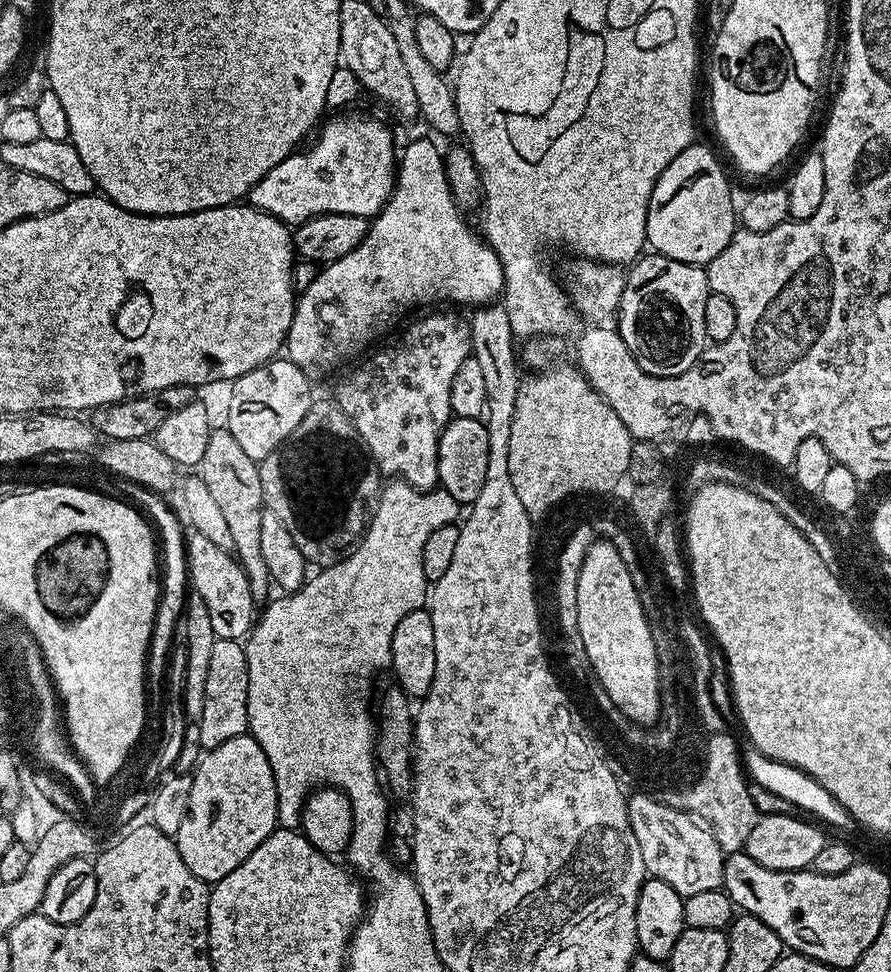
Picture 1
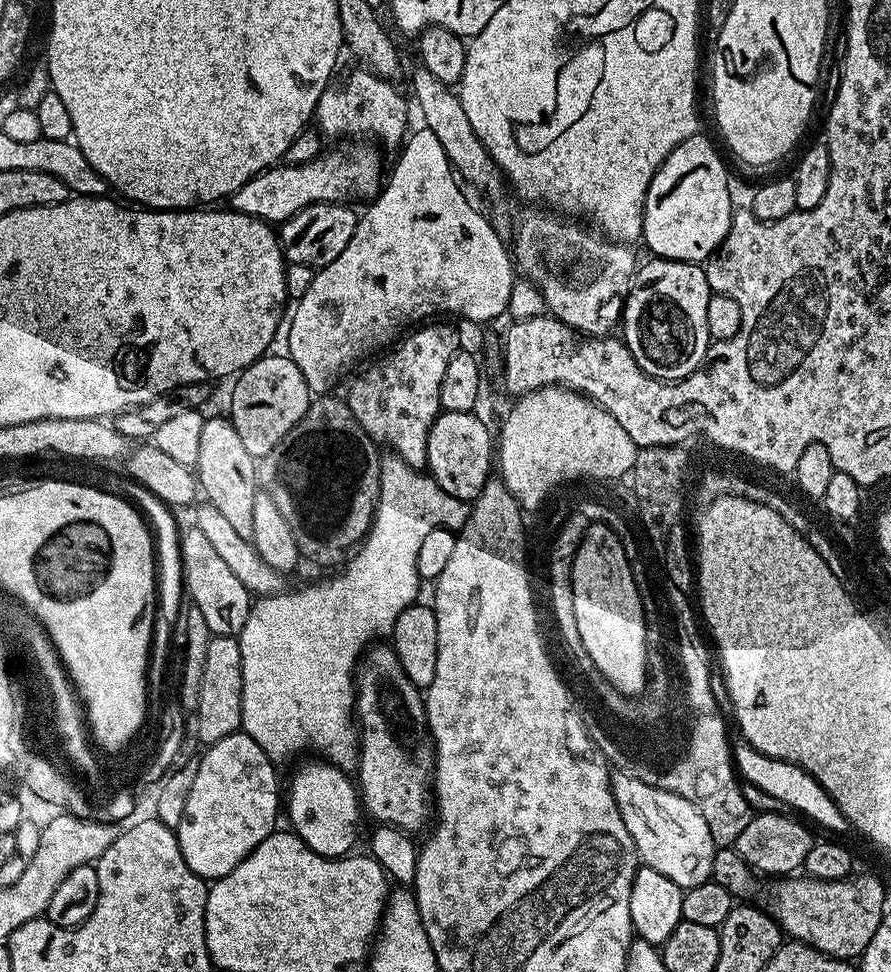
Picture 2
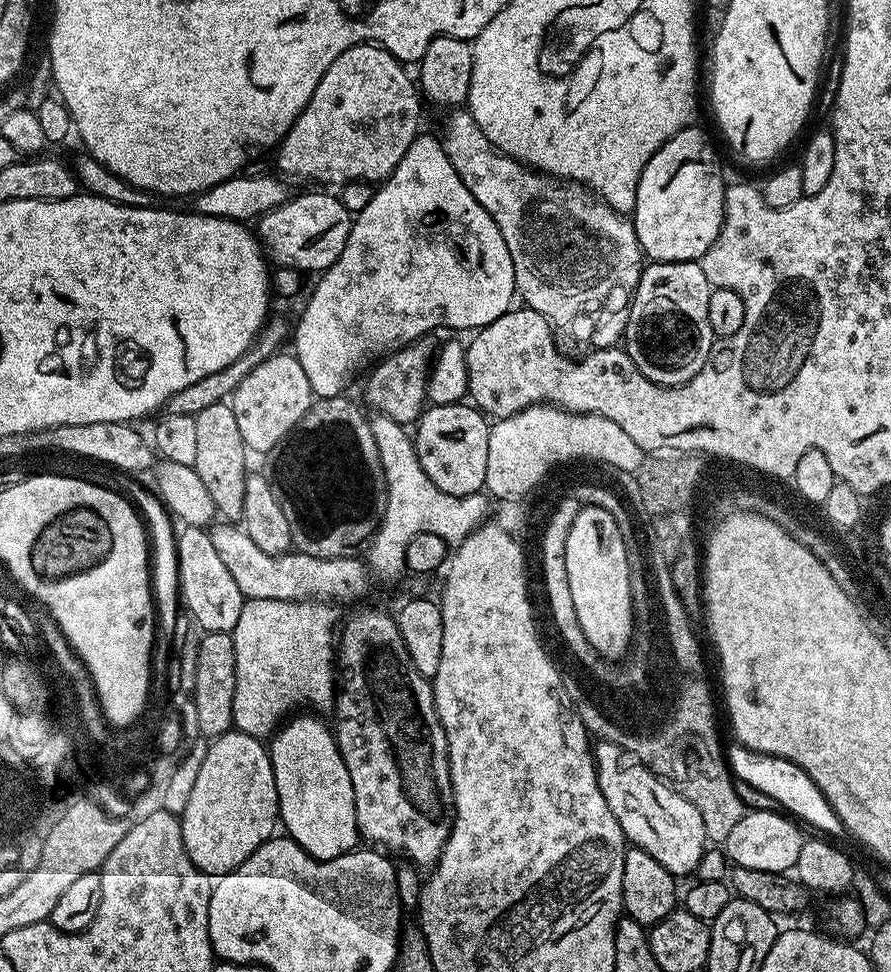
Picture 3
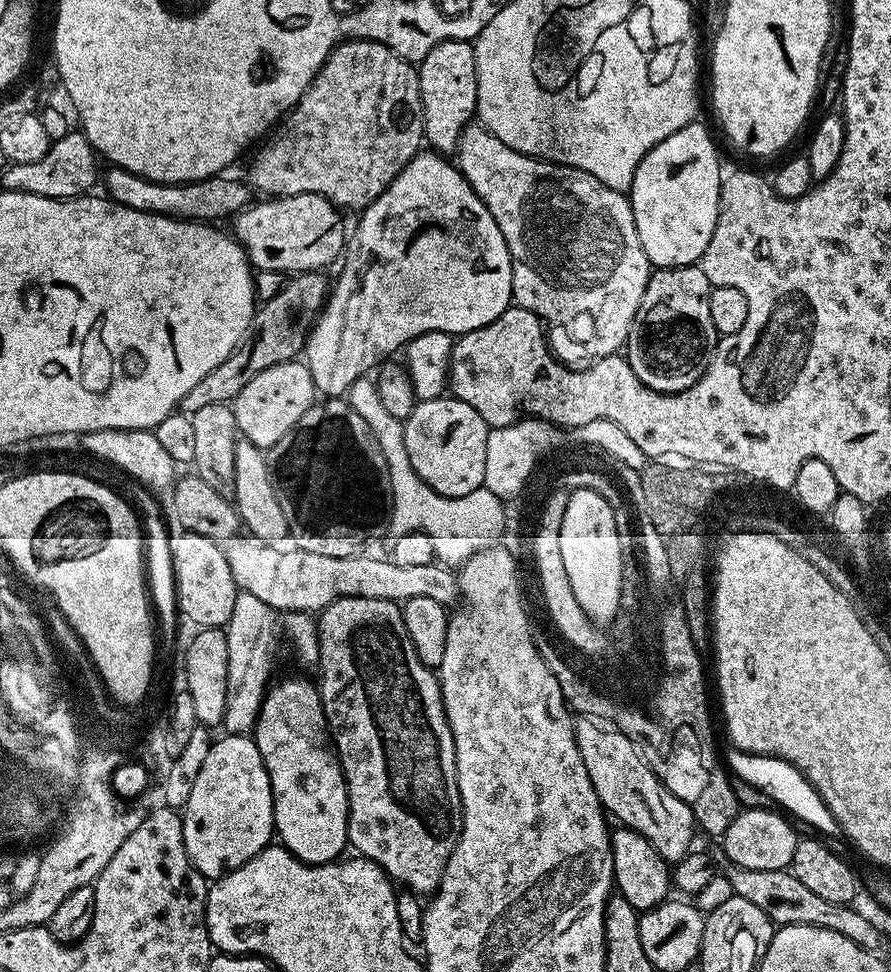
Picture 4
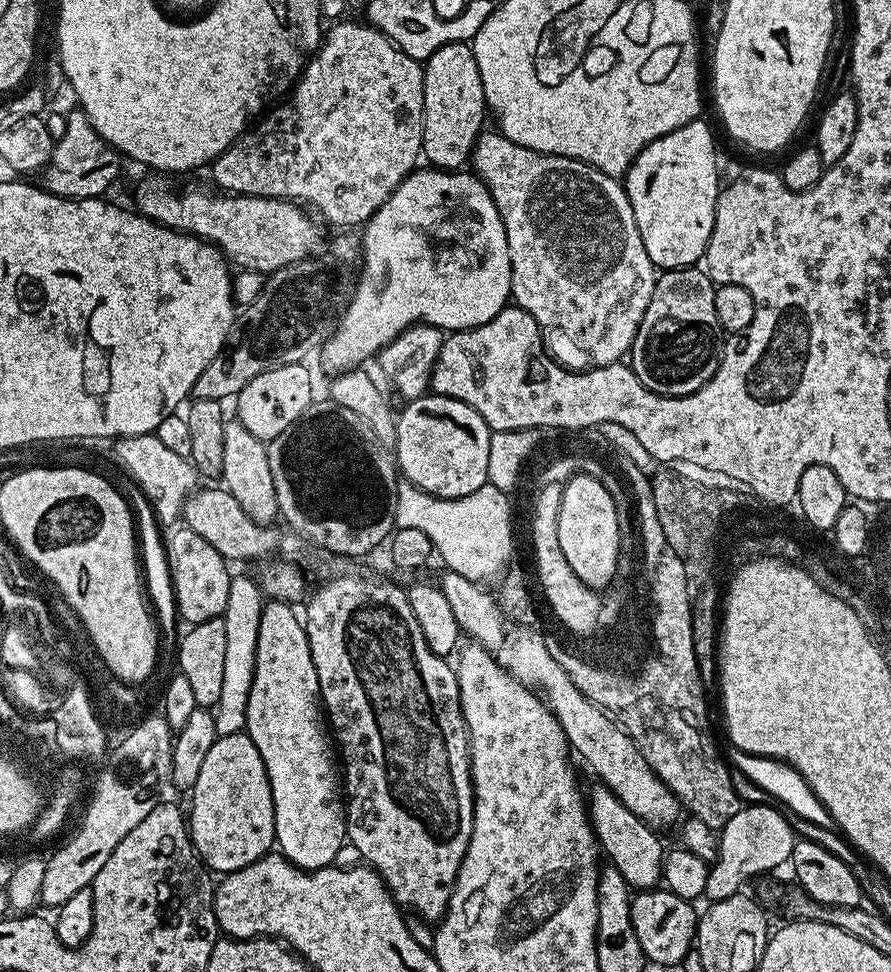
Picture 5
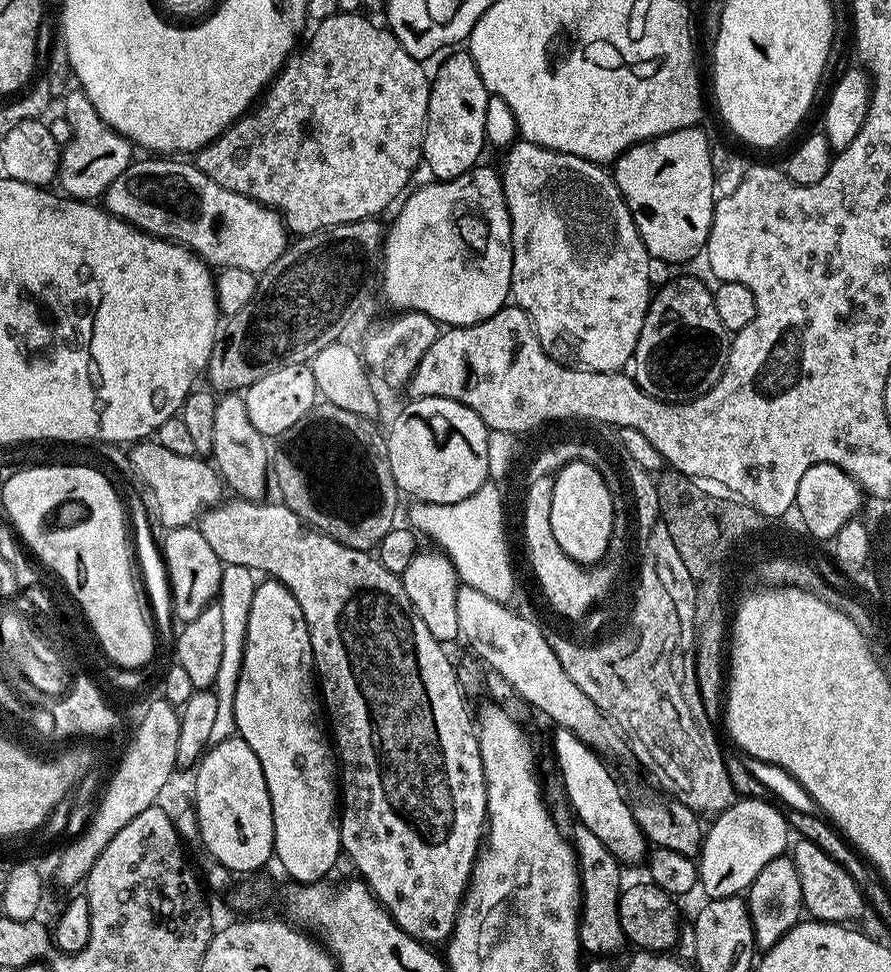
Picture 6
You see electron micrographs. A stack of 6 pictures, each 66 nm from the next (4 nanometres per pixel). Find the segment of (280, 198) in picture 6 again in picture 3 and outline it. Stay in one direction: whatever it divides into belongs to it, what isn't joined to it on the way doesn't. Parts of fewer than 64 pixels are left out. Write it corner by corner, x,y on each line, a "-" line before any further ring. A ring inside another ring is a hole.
375,43
355,44
337,52
334,62
330,62
330,70
322,74
322,82
318,82
310,102
275,149
281,174
296,180
317,180
320,186
344,184
347,180
387,180
421,131
422,96
408,72
404,64

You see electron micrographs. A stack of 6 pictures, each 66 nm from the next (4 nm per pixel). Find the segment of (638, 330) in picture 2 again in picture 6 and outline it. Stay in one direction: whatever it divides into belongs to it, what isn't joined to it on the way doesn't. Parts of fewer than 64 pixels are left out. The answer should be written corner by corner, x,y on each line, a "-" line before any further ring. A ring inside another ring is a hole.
680,276
651,297
648,313
642,322
642,334
638,338
634,357
634,379
646,394
668,404
685,404
706,394
722,378
728,361
730,333
722,324
715,309
713,289
692,276

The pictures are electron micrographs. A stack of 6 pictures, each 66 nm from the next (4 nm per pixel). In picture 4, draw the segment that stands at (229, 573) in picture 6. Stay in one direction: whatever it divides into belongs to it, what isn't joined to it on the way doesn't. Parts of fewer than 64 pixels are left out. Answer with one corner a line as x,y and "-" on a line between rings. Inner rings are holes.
237,591
234,614
226,626
230,674
226,690
226,714
222,725
225,733
248,734
256,727
264,693
268,691
273,679
272,663
276,660
276,639
280,636
280,624
276,619
278,613
275,608
266,606
266,602
254,598
254,594

